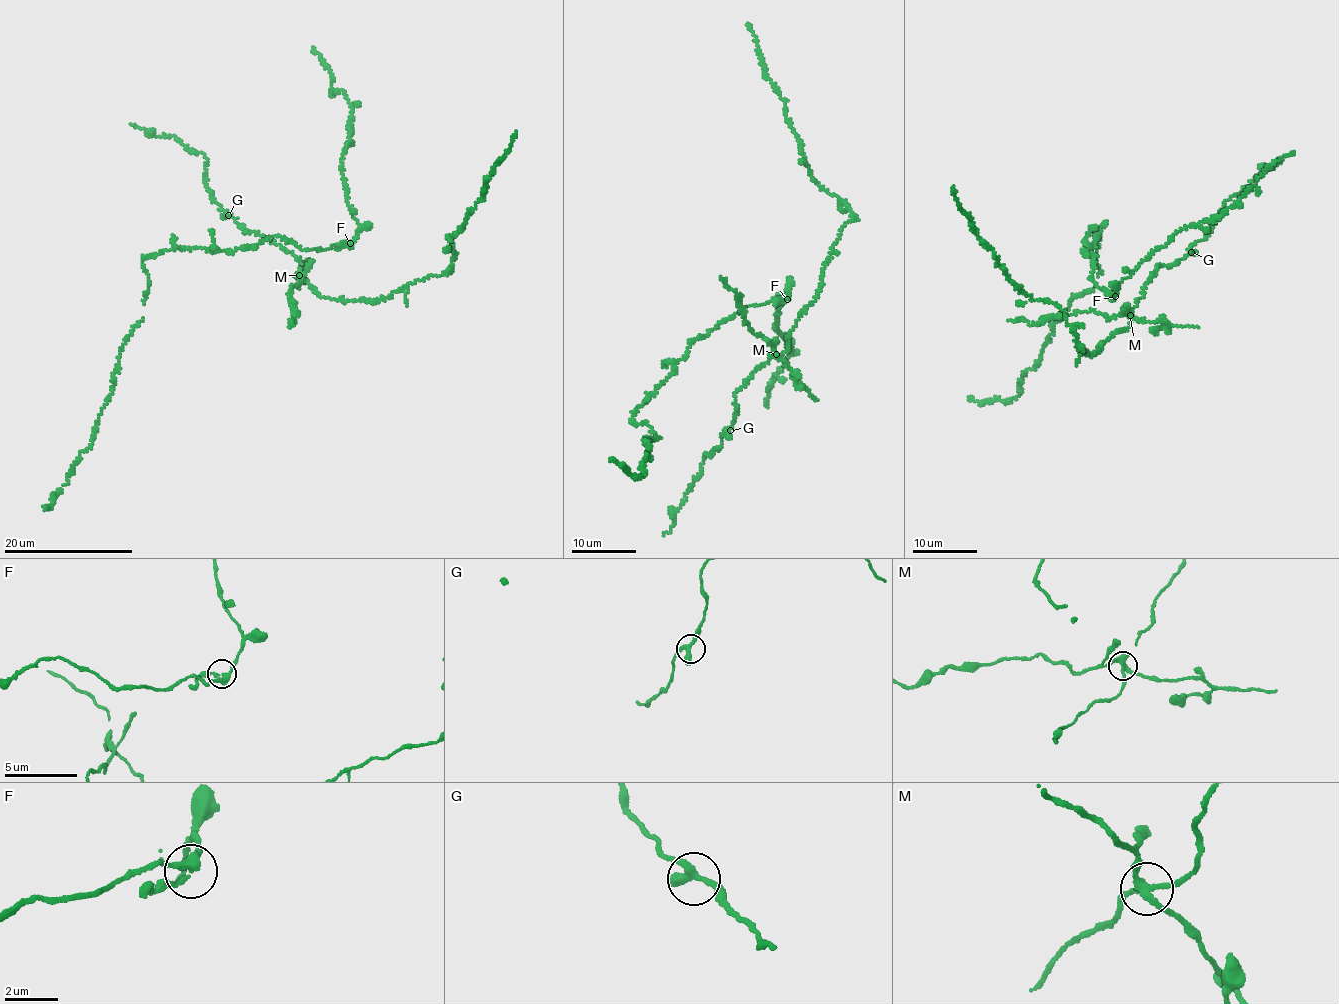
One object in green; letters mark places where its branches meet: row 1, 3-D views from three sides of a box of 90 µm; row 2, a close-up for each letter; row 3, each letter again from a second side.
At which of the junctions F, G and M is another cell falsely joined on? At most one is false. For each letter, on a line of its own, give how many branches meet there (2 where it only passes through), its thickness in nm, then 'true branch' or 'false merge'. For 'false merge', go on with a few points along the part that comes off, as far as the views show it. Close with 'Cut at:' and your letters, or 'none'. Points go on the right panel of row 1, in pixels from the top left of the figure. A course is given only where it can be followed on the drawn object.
F: 3 branches meet; 260 nm thick; true branch
G: 3 branches meet; 260 nm thick; true branch
M: 3 branches meet; 280 nm thick; false merge; foreign part runs (1130, 316), (1108, 318), (1087, 310), (1049, 317), (1034, 324), (1009, 320)
Cut at: M

